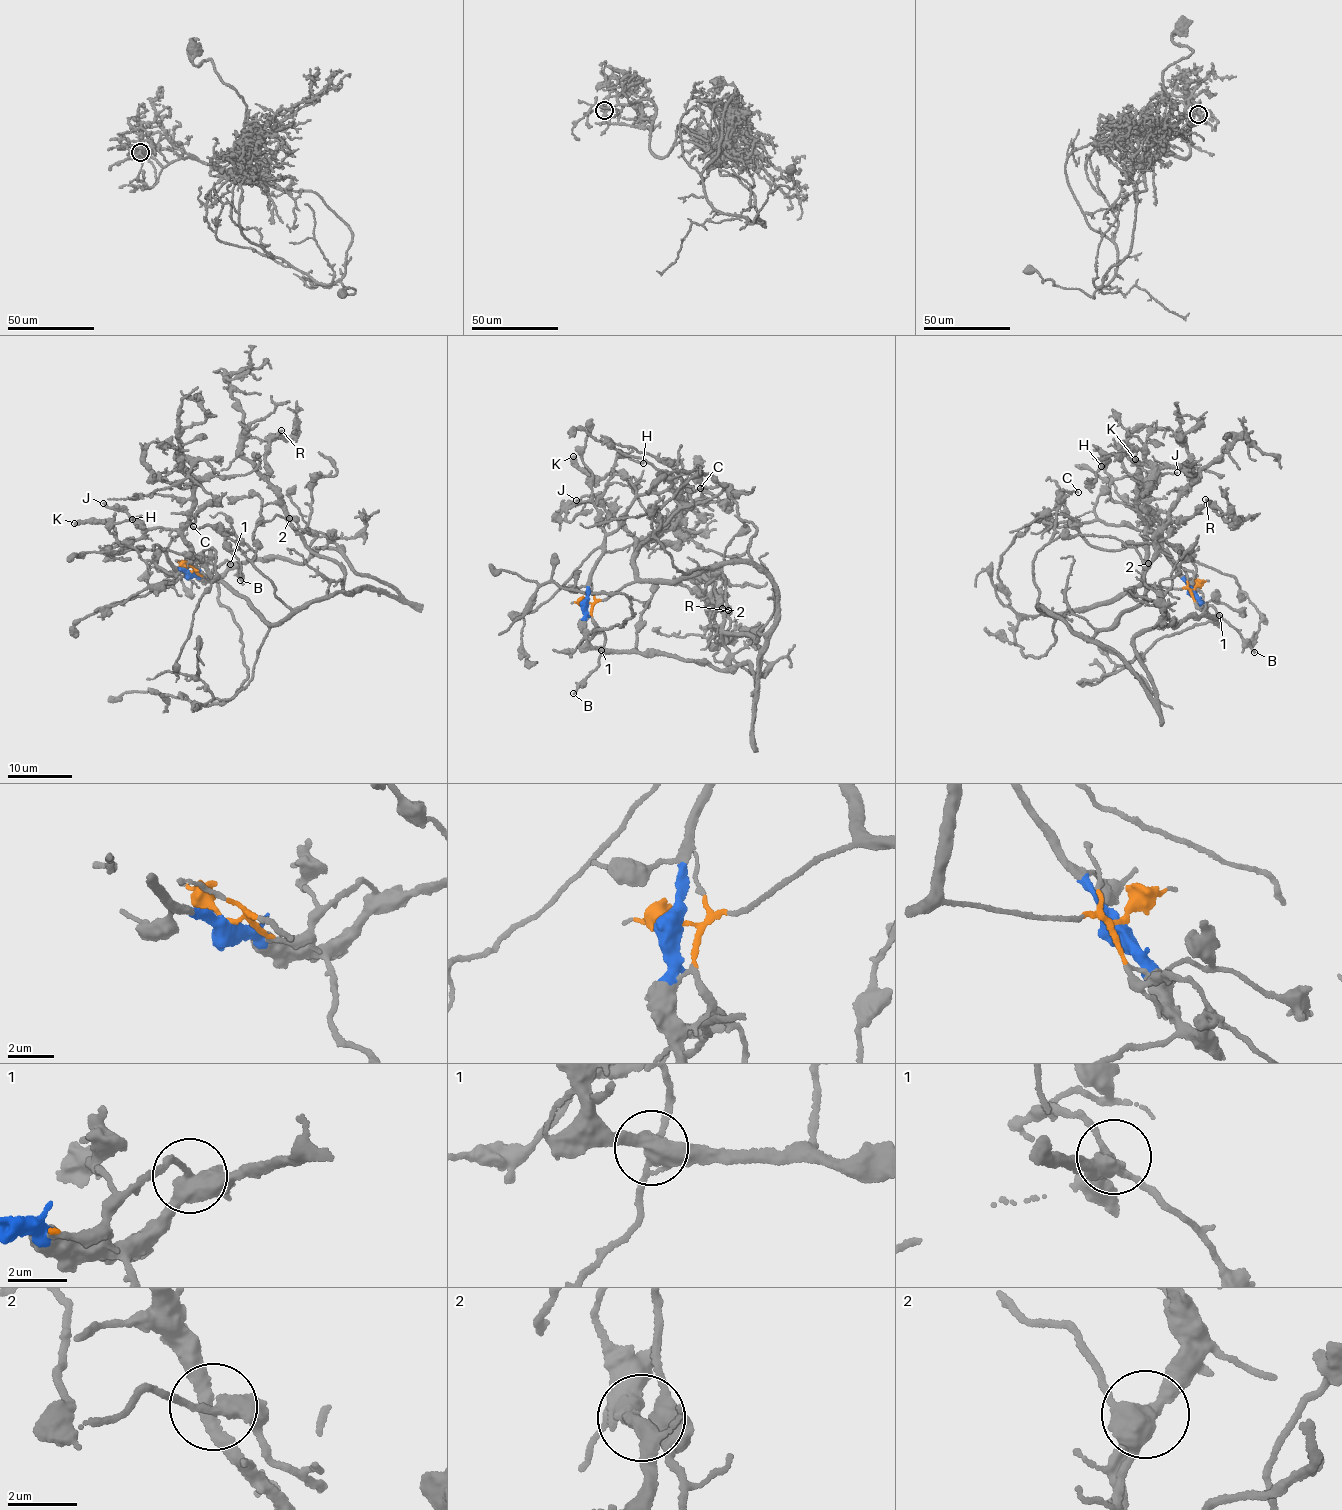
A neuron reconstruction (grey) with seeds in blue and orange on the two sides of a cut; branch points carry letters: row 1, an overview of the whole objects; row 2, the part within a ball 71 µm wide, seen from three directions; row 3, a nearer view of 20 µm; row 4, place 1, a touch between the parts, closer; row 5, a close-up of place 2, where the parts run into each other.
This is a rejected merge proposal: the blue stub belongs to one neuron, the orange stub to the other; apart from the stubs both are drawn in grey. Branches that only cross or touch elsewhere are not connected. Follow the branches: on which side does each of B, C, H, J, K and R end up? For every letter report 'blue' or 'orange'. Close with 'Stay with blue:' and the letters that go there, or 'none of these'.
B: orange
C: orange
H: orange
J: orange
K: orange
R: orange
Stay with blue: none of these

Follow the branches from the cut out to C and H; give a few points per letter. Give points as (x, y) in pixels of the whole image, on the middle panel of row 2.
C: (585, 603), (605, 600), (633, 582), (672, 584), (749, 560), (752, 523), (740, 520), (725, 487), (699, 488)
H: (585, 603), (605, 600), (638, 573), (633, 537), (605, 510), (600, 496), (616, 458), (643, 463)

